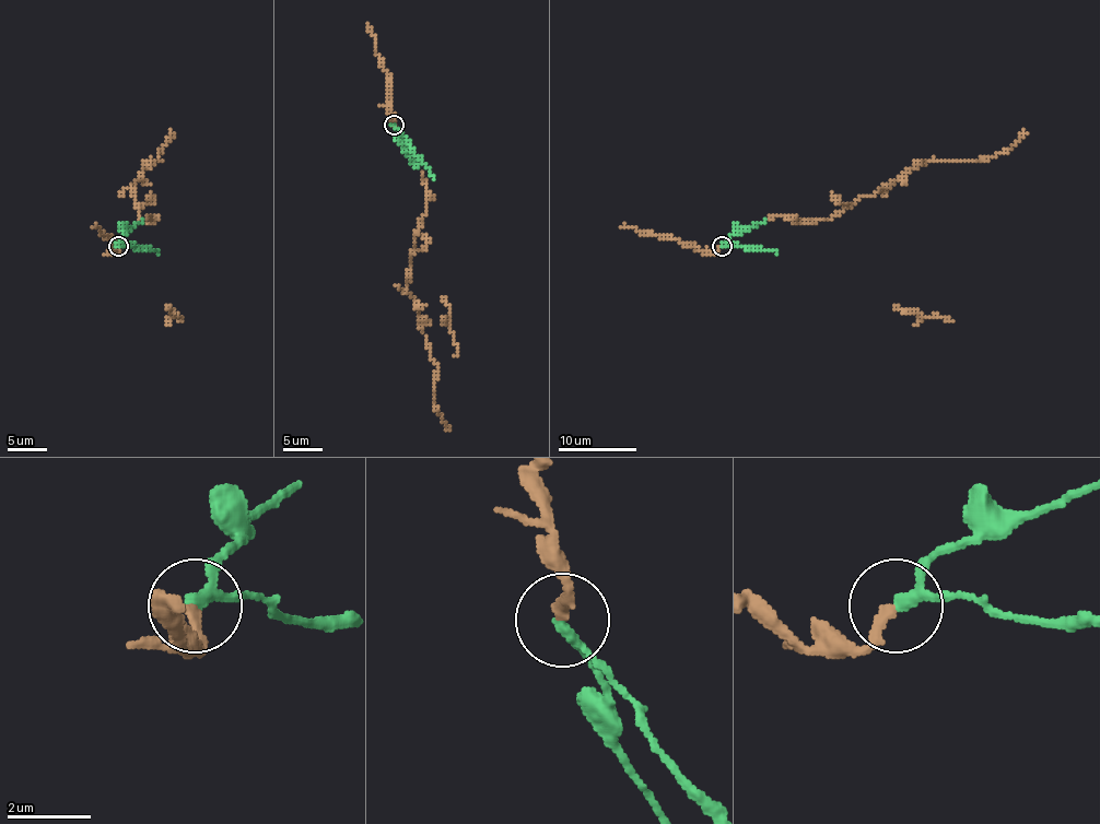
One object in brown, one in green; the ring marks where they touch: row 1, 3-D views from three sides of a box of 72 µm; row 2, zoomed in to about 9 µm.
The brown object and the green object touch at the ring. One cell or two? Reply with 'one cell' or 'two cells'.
one cell

